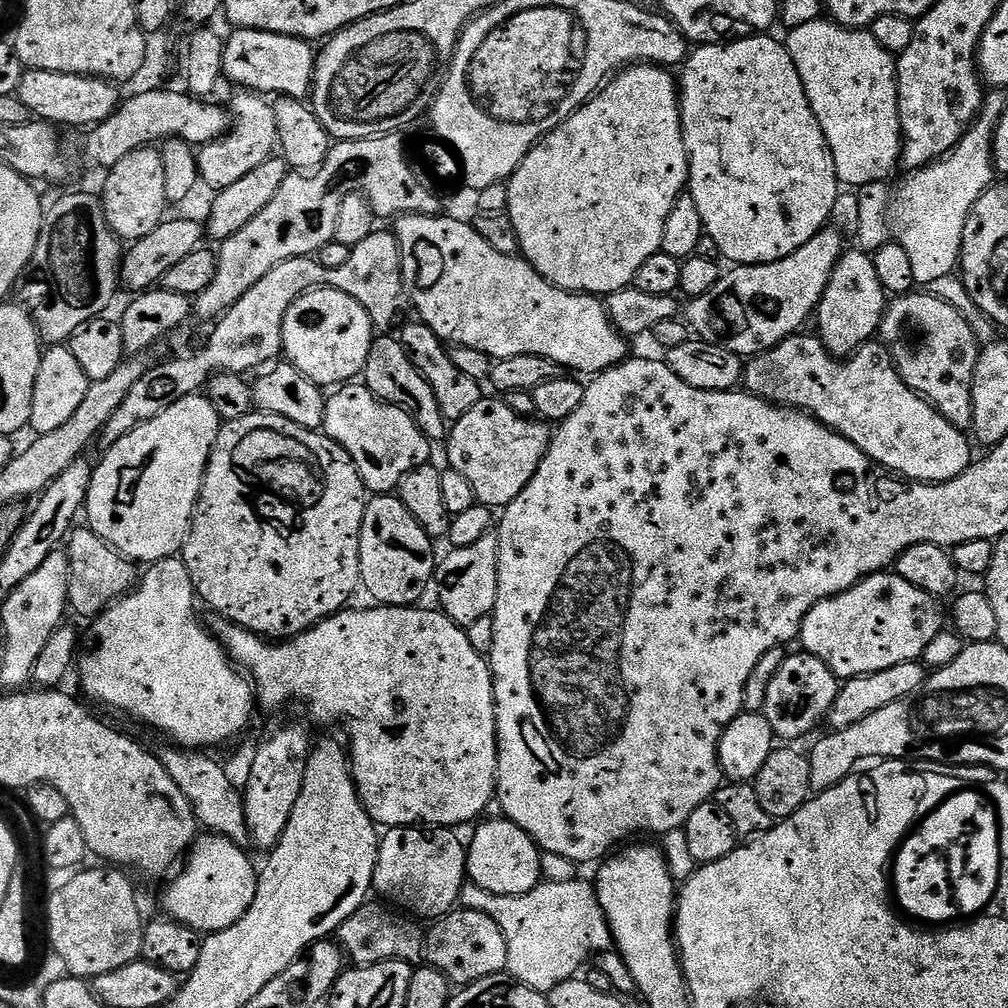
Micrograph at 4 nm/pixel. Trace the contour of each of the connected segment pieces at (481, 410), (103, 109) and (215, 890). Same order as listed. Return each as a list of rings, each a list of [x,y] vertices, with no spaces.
[[[481,398],[470,414],[462,414],[451,425],[446,436],[448,444],[447,467],[462,474],[474,486],[477,501],[493,510],[507,508],[534,478],[548,449],[549,425],[536,418],[519,416],[506,406],[503,399]]]
[[[30,68],[25,71],[14,95],[37,121],[47,122],[53,126],[73,124],[74,127],[80,128],[83,124],[101,124],[106,118],[110,118],[110,114],[116,112],[122,103],[122,95],[120,96],[116,88],[119,87],[113,81],[103,78]]]
[[[197,835],[186,853],[184,869],[182,864],[175,873],[176,881],[164,892],[164,908],[168,911],[165,913],[201,934],[221,932],[234,926],[234,922],[250,910],[258,879],[257,865],[252,865],[244,851],[241,845],[230,842],[225,836]]]

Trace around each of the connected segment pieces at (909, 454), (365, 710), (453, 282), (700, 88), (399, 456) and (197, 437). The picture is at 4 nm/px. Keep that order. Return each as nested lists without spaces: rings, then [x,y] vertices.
[[[797,334],[786,338],[778,346],[774,346],[768,352],[763,352],[761,356],[753,356],[747,361],[744,378],[742,381],[743,387],[751,392],[754,396],[760,396],[764,400],[768,400],[771,404],[783,404],[789,408],[799,408],[800,411],[808,413],[810,416],[815,416],[821,420],[830,430],[834,430],[842,438],[846,438],[850,442],[854,442],[854,446],[858,446],[858,450],[862,450],[872,463],[880,464],[883,468],[890,472],[895,472],[897,476],[919,482],[921,484],[941,484],[947,480],[958,478],[958,474],[962,474],[974,463],[974,455],[972,456],[972,448],[968,445],[968,436],[965,433],[958,431],[954,426],[950,426],[950,422],[946,422],[946,418],[942,418],[942,414],[932,404],[928,403],[924,397],[920,396],[910,386],[906,386],[906,382],[900,376],[896,365],[892,363],[892,356],[888,353],[887,348],[880,342],[869,342],[861,346],[861,348],[852,356],[847,358],[837,358],[832,356],[825,348],[824,343],[820,341],[819,335],[804,336],[805,334]]]
[[[377,606],[372,609],[347,607],[335,612],[333,616],[326,617],[314,627],[306,629],[301,636],[283,642],[269,642],[265,637],[257,636],[255,632],[247,632],[245,628],[231,624],[229,620],[223,618],[213,619],[213,624],[210,624],[211,631],[220,641],[232,663],[250,674],[254,685],[254,696],[259,703],[261,700],[264,704],[273,704],[274,707],[280,708],[288,699],[304,700],[309,714],[320,724],[332,724],[343,716],[349,716],[348,732],[352,735],[352,748],[350,744],[352,781],[356,783],[360,801],[368,817],[372,819],[373,824],[383,826],[385,829],[416,825],[455,829],[456,824],[468,824],[476,819],[479,821],[487,813],[488,804],[496,794],[498,746],[496,745],[496,699],[491,663],[486,659],[485,653],[470,646],[467,631],[459,624],[455,624],[449,616],[439,610],[431,612],[430,609],[422,607]]]
[[[444,215],[401,216],[395,221],[394,235],[400,247],[407,299],[416,307],[419,323],[430,326],[445,345],[474,346],[474,350],[482,350],[482,354],[491,356],[493,361],[518,358],[518,354],[534,354],[573,373],[599,374],[629,359],[629,341],[612,325],[601,297],[567,292],[554,286],[542,278],[523,255],[511,256],[494,250],[469,221],[467,224]]]
[[[748,34],[745,40],[732,40],[729,44],[701,43],[688,53],[678,76],[680,90],[680,121],[684,131],[684,141],[688,151],[688,186],[687,195],[694,198],[698,205],[698,214],[702,214],[704,231],[714,238],[721,257],[733,265],[769,264],[778,262],[787,256],[793,256],[814,234],[818,234],[831,221],[835,200],[842,193],[840,179],[834,170],[834,158],[830,154],[830,146],[826,142],[826,134],[822,134],[822,126],[818,126],[818,118],[814,118],[814,110],[810,110],[810,102],[806,98],[806,90],[802,86],[802,78],[798,78],[798,70],[794,66],[794,58],[790,58],[787,43],[775,40],[772,34]]]
[[[349,382],[337,387],[333,392],[336,393],[327,397],[324,406],[324,426],[322,431],[334,443],[342,446],[346,450],[346,454],[350,454],[365,489],[369,493],[395,493],[400,487],[402,478],[406,478],[406,474],[410,474],[410,470],[427,464],[433,459],[433,441],[424,437],[422,430],[418,430],[418,426],[414,422],[414,418],[410,418],[410,414],[406,414],[398,406],[387,404],[385,400],[379,400],[368,387],[360,382]]]
[[[197,394],[174,402],[174,406],[162,410],[158,418],[150,418],[150,422],[142,422],[130,430],[130,434],[107,449],[100,464],[98,460],[93,467],[86,505],[87,527],[102,537],[111,548],[117,548],[129,560],[141,565],[173,559],[183,549],[188,532],[192,529],[192,515],[196,513],[204,471],[220,433],[221,423],[207,395]]]

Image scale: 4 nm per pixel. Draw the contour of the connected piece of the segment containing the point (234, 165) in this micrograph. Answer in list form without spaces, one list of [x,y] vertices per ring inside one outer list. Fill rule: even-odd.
[[[236,90],[233,93],[228,131],[209,144],[199,145],[196,152],[200,184],[212,188],[213,193],[226,190],[226,186],[234,186],[234,182],[246,178],[250,170],[255,170],[257,166],[262,166],[262,162],[273,159],[278,148],[278,126],[272,104],[264,101],[267,99],[258,92]]]

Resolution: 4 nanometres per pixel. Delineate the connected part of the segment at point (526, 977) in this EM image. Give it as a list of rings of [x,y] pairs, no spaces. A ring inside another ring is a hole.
[[[583,878],[570,882],[541,882],[534,890],[521,896],[499,896],[482,890],[474,883],[465,883],[459,896],[459,907],[478,910],[490,914],[502,930],[508,947],[508,972],[513,980],[545,994],[554,990],[562,982],[573,979],[584,963],[591,961],[597,953],[607,952],[613,947],[612,931],[606,914],[596,897],[596,889]]]

